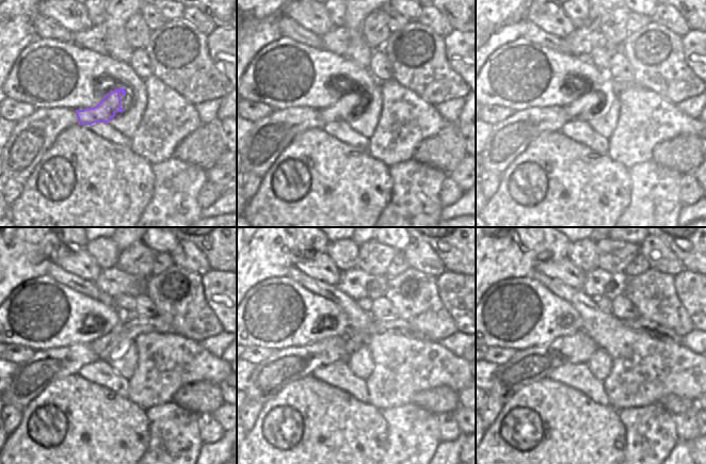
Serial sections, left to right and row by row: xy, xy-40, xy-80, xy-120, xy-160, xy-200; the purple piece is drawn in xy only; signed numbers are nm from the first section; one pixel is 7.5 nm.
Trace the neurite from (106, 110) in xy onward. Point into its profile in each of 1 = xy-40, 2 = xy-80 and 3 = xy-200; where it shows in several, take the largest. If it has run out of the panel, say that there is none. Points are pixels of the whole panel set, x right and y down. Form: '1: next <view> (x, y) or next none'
1: next xy-40 (345, 109)
2: next xy-80 (582, 109)
3: next xy-200 (640, 324)

